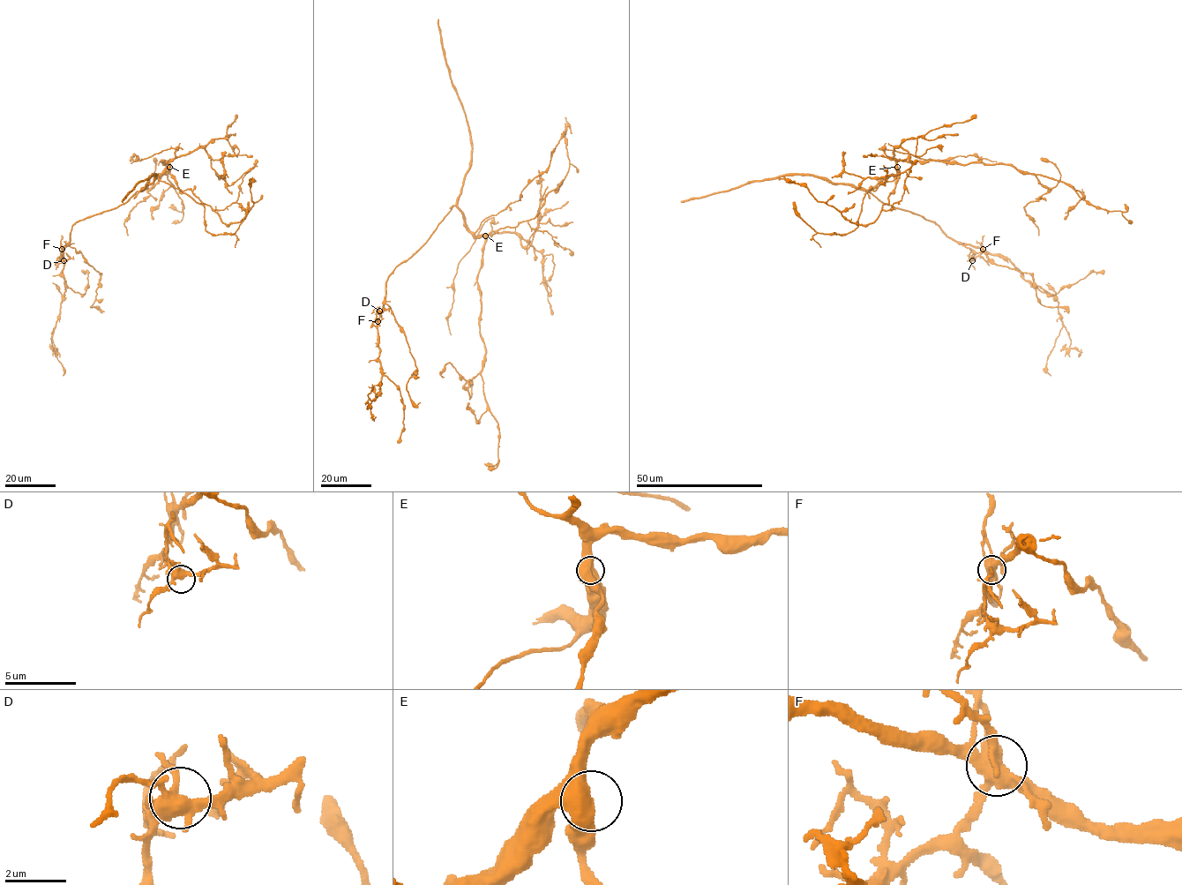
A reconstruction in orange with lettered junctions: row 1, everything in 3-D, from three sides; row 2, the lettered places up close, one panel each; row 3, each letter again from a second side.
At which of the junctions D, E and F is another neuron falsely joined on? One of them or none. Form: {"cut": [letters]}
{"cut": ["F"]}

